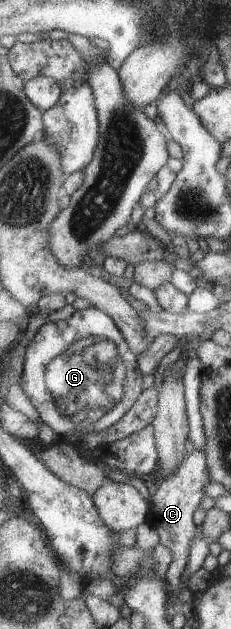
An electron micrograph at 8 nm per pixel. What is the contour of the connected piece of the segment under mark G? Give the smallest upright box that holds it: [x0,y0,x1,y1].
[22,306,143,443]

